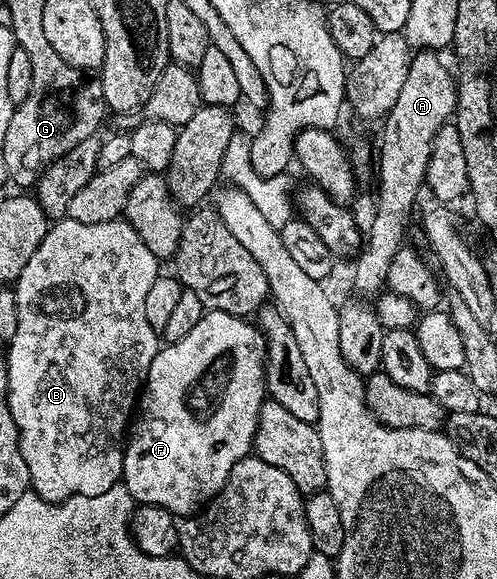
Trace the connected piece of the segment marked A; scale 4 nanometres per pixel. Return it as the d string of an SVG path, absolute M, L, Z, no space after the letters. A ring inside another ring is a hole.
M418 52L413 55L411 68L405 77L404 88L396 99L391 110L384 117L382 126L382 147L376 150L376 166L378 162L378 207L374 210L374 219L370 222L370 234L365 235L364 245L357 255L358 263L354 266L354 286L362 294L377 295L386 286L388 264L392 264L392 256L403 246L406 228L410 224L410 213L414 210L414 201L418 193L426 186L426 173L430 156L434 152L434 141L440 128L453 119L458 108L458 88L455 75L441 62L434 52Z

